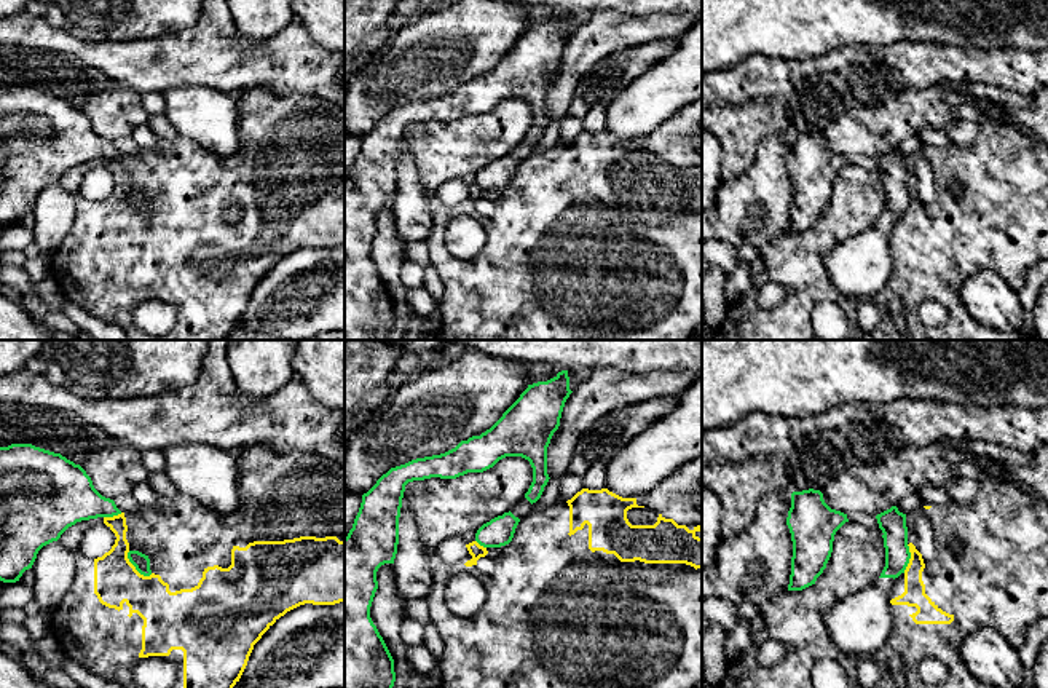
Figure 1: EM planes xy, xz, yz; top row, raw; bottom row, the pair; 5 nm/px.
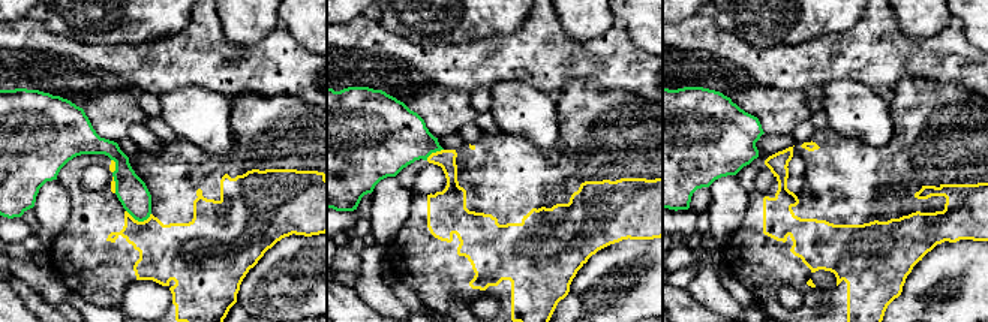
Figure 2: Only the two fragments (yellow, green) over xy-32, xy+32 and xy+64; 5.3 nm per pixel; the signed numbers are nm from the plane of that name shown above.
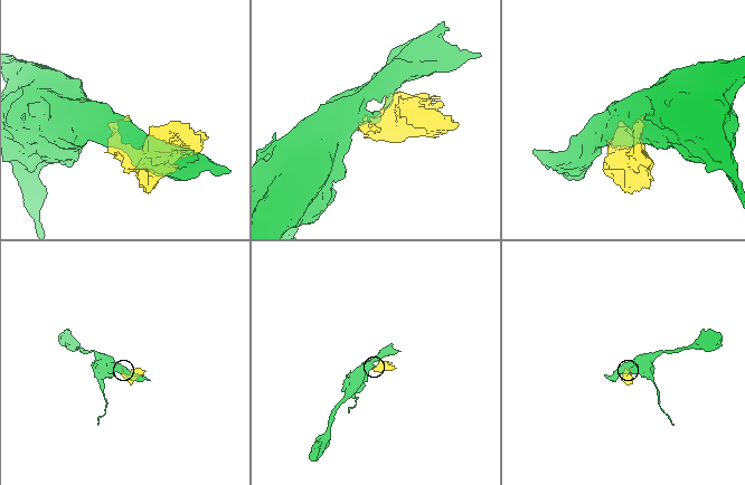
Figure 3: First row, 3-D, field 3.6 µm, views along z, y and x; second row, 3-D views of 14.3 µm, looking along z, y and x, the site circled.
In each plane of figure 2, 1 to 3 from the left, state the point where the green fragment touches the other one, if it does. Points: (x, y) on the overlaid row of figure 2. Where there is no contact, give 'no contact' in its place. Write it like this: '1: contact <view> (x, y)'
1: contact xy-32 (137, 220)
2: contact xy+32 (434, 153)
3: no contact

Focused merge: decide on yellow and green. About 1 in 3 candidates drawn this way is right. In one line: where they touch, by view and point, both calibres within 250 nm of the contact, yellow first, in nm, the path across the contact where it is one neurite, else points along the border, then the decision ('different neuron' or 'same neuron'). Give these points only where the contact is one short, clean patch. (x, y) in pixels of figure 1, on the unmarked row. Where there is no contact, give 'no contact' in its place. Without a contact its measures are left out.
contact xy (134, 209); calibres 220 and 80 nm; border xy (128, 193), (128, 203), (149, 219); different neuron

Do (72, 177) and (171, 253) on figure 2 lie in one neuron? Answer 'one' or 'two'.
one

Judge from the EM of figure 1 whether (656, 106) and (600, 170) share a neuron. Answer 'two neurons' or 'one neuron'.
two neurons

